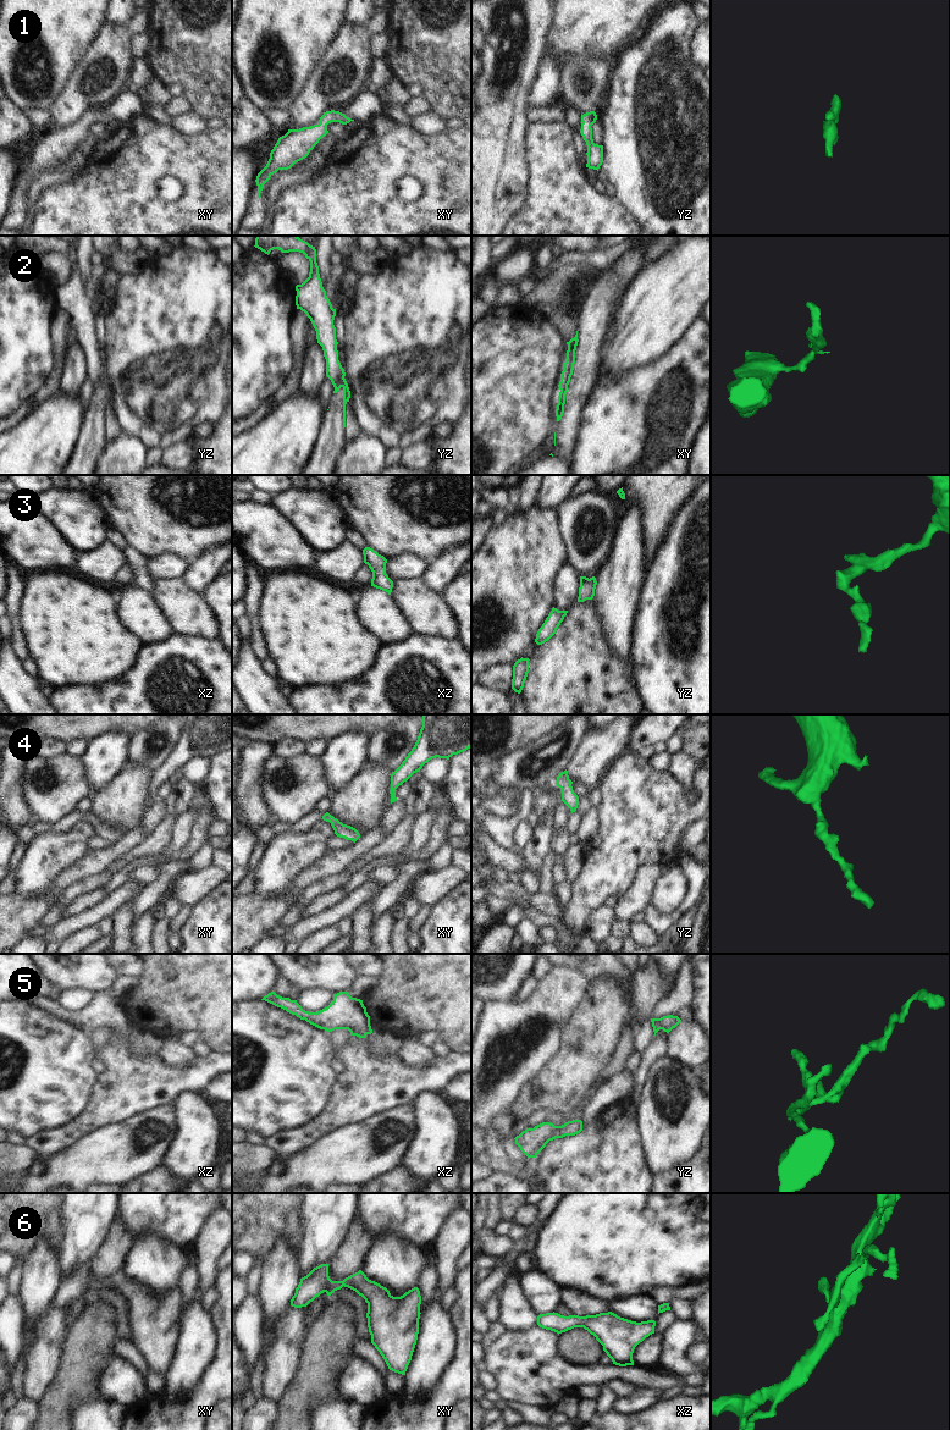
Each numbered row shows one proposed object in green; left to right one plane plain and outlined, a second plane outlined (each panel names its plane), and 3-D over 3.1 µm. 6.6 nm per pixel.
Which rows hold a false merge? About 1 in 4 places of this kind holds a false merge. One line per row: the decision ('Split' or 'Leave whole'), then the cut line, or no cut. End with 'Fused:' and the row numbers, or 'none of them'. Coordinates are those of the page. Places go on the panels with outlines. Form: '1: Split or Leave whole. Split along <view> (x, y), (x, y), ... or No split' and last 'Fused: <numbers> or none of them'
1: Leave whole. No split
2: Leave whole. No split
3: Leave whole. No split
4: Leave whole. No split
5: Leave whole. No split
6: Leave whole. No split
Fused: none of them

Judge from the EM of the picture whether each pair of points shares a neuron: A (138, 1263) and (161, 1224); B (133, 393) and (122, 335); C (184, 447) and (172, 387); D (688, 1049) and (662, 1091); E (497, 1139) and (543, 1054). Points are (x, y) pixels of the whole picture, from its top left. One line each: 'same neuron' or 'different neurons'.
A: different neurons
B: same neuron
C: different neurons
D: different neurons
E: same neuron

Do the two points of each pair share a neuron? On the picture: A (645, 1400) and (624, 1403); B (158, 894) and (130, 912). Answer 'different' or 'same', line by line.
A: same
B: different

